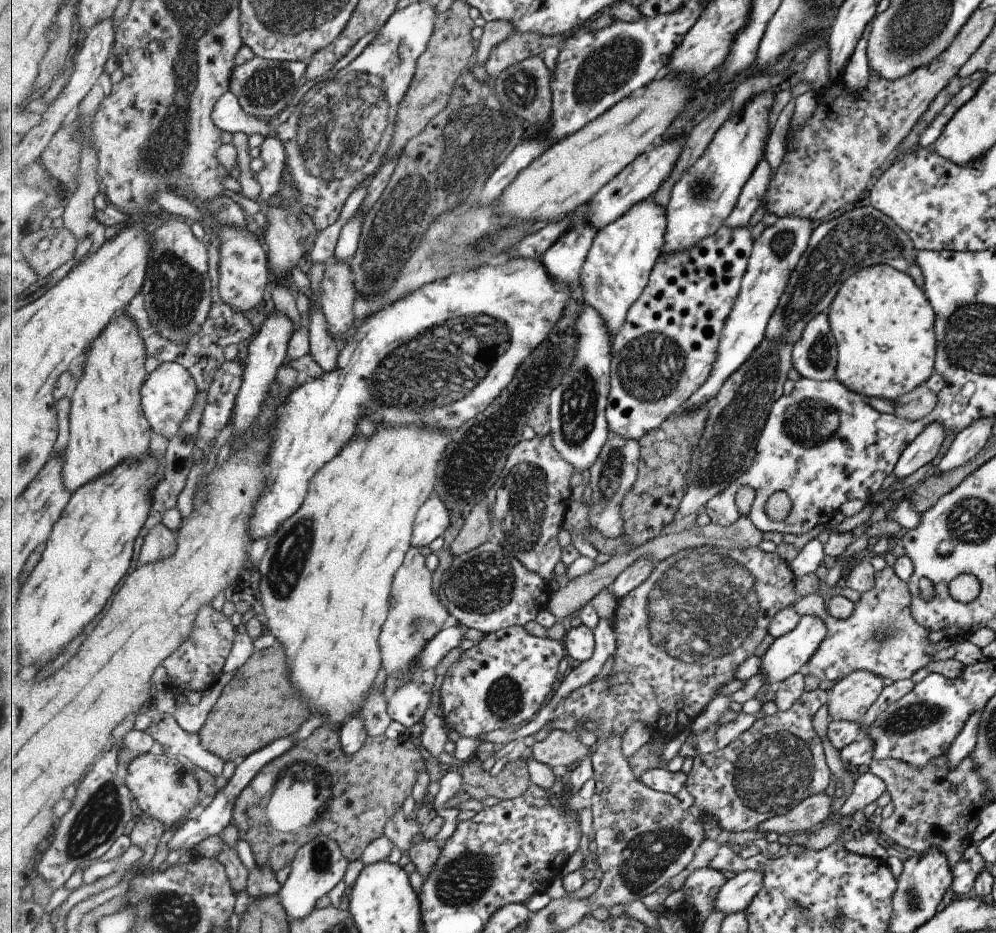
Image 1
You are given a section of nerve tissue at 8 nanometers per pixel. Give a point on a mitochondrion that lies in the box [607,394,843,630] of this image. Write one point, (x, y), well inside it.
(808, 423)

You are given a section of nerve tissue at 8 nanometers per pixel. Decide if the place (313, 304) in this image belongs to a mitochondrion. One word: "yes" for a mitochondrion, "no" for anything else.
no

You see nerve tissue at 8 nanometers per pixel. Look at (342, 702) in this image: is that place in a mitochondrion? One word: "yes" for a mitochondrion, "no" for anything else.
no

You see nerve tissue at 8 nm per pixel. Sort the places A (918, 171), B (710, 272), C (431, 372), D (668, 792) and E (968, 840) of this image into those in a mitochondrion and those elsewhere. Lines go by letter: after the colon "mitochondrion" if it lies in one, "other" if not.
A: other
B: other
C: mitochondrion
D: other
E: other

